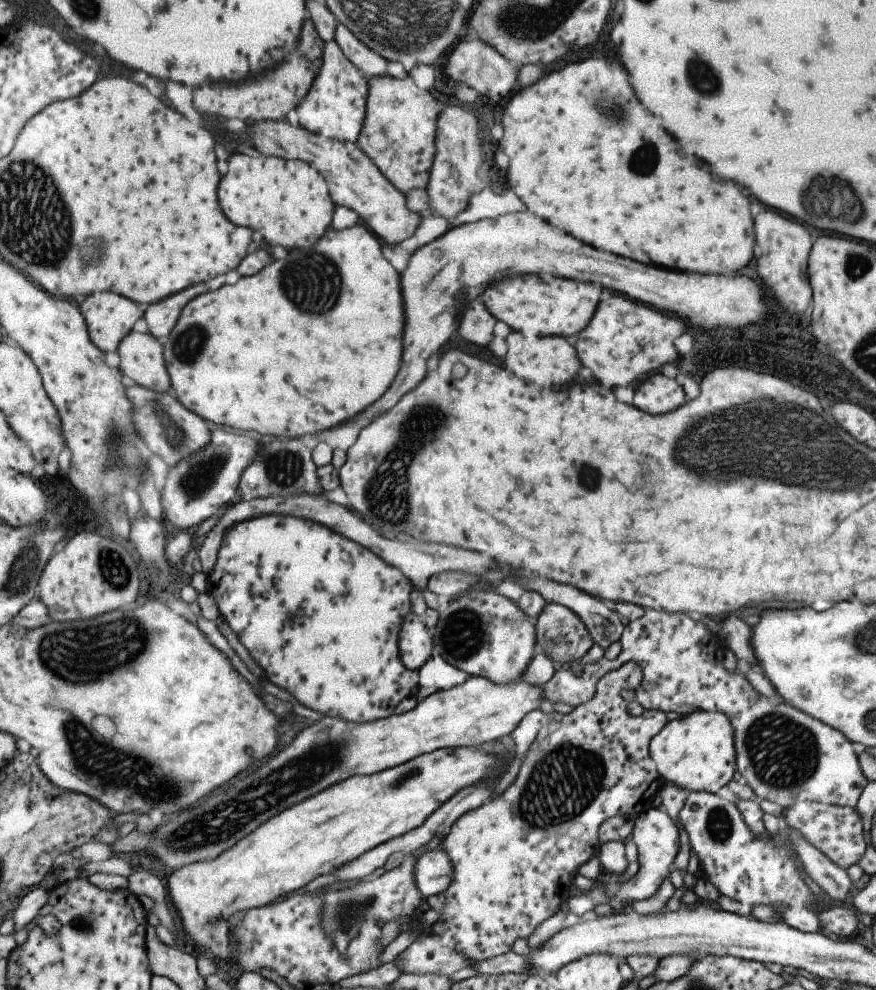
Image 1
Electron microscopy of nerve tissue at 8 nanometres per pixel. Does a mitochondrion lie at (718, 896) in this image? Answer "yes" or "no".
no

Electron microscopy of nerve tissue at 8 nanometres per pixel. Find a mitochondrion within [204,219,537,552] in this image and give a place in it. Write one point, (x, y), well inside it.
(386, 495)

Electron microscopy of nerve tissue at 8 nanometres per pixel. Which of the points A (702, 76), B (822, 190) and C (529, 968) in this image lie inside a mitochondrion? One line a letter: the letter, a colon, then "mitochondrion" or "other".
A: mitochondrion
B: mitochondrion
C: other

